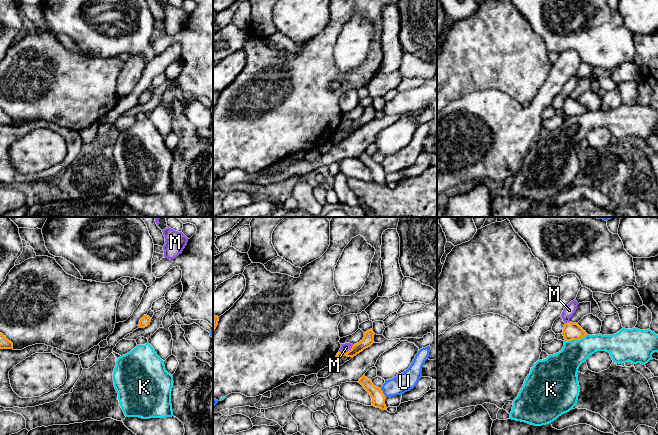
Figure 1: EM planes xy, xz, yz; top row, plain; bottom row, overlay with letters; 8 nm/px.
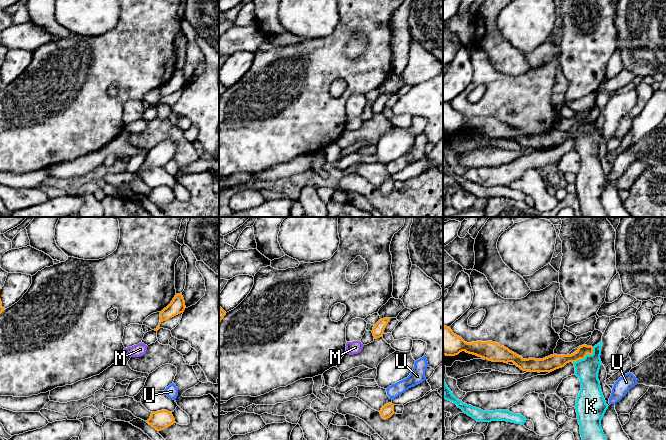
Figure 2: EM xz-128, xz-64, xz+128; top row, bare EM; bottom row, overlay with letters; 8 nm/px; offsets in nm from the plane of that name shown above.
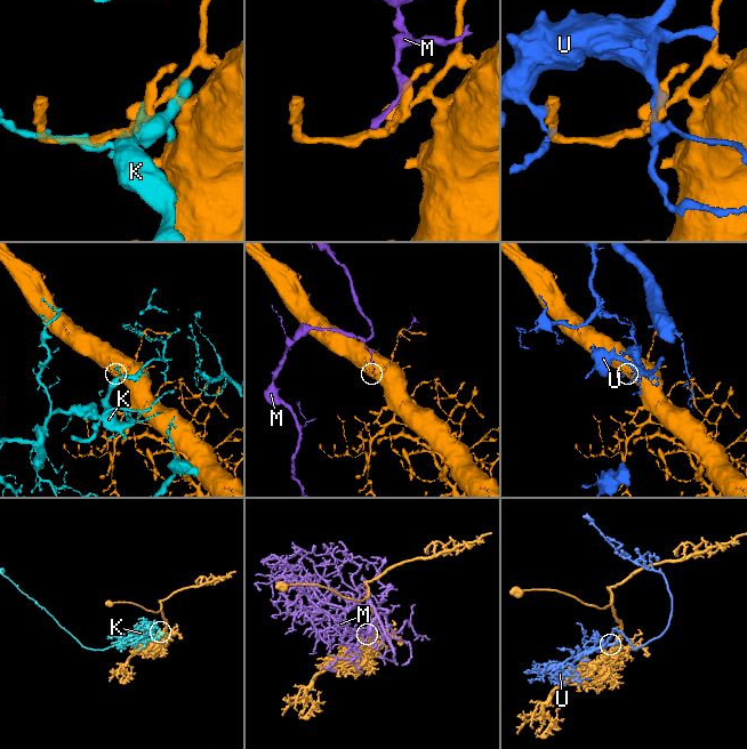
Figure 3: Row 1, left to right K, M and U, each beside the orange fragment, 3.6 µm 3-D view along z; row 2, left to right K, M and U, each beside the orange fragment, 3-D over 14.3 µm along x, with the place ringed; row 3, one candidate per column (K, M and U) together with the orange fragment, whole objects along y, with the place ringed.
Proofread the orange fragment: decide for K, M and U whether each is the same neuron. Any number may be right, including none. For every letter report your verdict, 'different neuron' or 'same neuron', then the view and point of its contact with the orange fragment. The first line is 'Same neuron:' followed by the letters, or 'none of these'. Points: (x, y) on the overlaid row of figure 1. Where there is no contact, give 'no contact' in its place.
Same neuron: none of these
K: different neuron; meets orange in yz at (576, 339)
M: different neuron; meets orange in xz at (346, 352)
U: different neuron; meets orange in xz at (383, 393)

